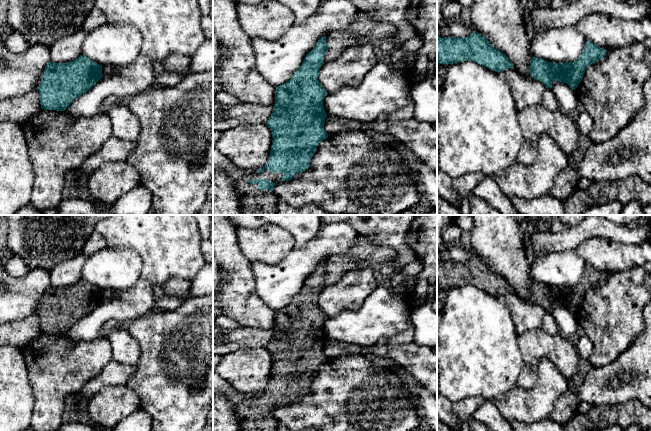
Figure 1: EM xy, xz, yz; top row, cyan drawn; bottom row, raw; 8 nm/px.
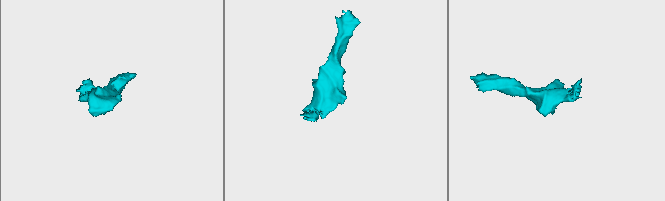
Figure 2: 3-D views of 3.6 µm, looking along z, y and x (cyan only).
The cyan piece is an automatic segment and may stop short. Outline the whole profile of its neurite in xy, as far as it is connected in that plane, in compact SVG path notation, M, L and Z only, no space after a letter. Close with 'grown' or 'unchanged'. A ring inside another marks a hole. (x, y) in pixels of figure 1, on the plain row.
M80 279L76 284L68 287L48 286L38 312L41 332L44 334L66 334L74 323L91 313L102 300L102 290L84 279Z; unchanged

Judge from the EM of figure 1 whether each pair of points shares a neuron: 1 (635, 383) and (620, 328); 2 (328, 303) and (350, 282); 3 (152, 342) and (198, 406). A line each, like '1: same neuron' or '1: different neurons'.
1: different neurons
2: same neuron
3: same neuron

